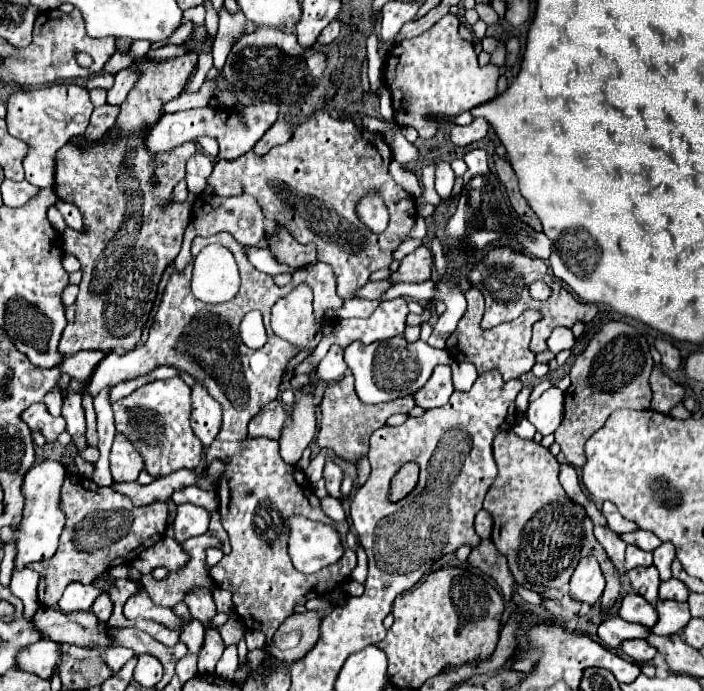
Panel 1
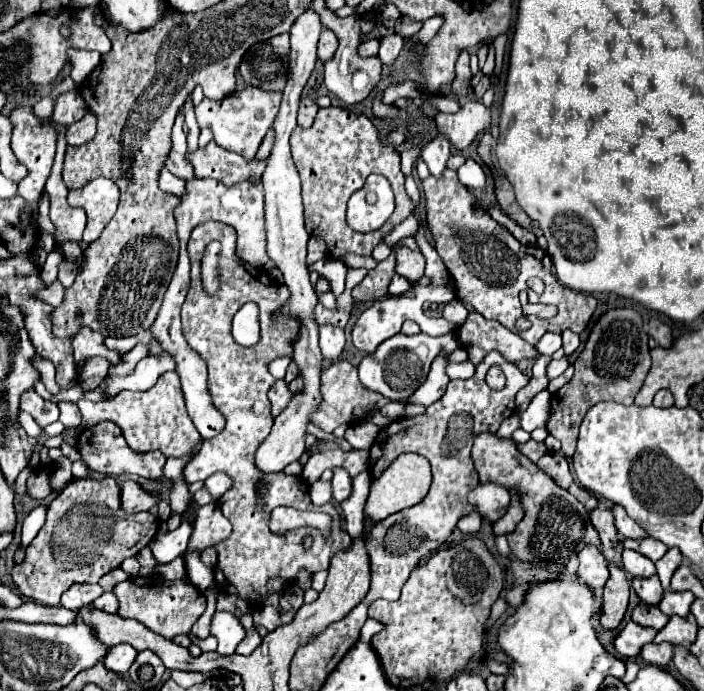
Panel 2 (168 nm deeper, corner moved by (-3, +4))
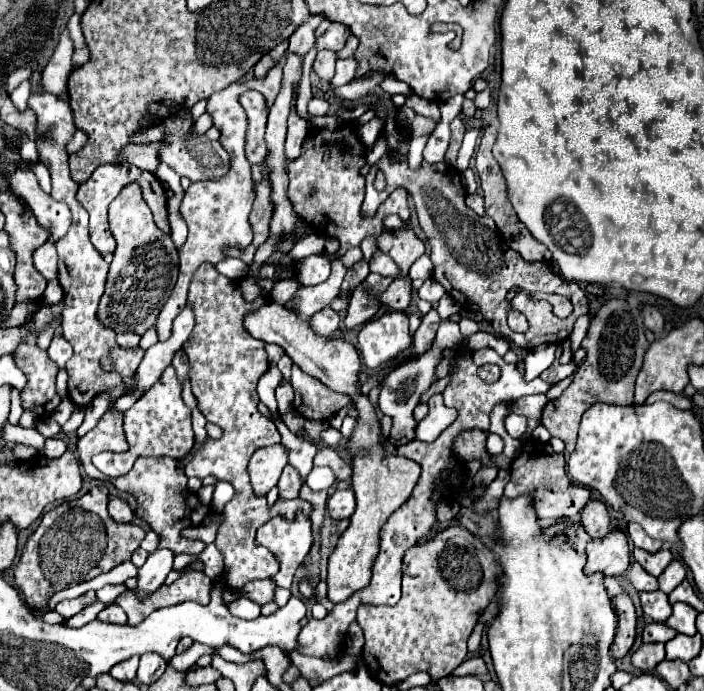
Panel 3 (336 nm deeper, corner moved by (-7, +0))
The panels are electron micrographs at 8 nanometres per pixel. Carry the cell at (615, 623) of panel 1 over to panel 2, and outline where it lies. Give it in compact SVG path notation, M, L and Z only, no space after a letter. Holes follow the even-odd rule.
M629 621L629 623L617 633L617 637L613 639L613 645L615 645L615 649L617 649L621 655L625 655L625 657L635 657L635 655L639 655L641 647L643 647L645 643L651 643L651 641L653 641L655 635L657 635L657 631L653 631L651 627L643 627L643 625L639 625L639 623Z

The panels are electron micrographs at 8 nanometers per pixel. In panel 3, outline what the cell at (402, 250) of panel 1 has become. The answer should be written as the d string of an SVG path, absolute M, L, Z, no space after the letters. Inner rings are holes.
M377 251L377 253L373 255L373 259L369 261L369 269L371 269L371 273L379 273L379 275L383 275L383 277L393 277L393 279L401 275L401 271L399 271L399 267L395 265L395 261L393 261L389 255L381 253L381 251Z

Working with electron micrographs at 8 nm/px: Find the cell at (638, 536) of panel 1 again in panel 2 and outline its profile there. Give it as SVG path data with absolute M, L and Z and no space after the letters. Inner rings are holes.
M645 537L645 539L625 539L623 545L627 549L641 551L643 555L647 555L653 561L661 559L665 555L665 551L667 551L667 545L661 543L661 541L657 541L657 539L653 539L653 537Z

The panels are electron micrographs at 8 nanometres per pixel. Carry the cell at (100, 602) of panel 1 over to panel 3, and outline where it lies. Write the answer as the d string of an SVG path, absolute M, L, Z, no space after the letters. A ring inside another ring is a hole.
M109 605L107 609L103 609L97 617L99 621L105 621L105 623L119 623L119 625L125 625L127 623L127 615L125 611L119 607L119 605Z

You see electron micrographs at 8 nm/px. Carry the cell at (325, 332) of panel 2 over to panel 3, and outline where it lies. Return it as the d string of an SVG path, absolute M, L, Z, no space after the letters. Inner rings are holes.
M323 307L321 311L317 311L317 313L309 319L309 323L311 323L311 327L315 329L315 333L333 337L335 329L339 327L339 315L337 315L335 311L331 311L331 307Z

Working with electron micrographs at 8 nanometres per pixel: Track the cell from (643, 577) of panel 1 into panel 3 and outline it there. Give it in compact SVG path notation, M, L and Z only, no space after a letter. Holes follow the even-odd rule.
M643 591L643 593L639 593L639 597L641 597L641 607L643 607L645 617L649 617L651 621L657 621L657 623L667 621L667 617L671 615L671 605L663 591L655 591L655 593Z

